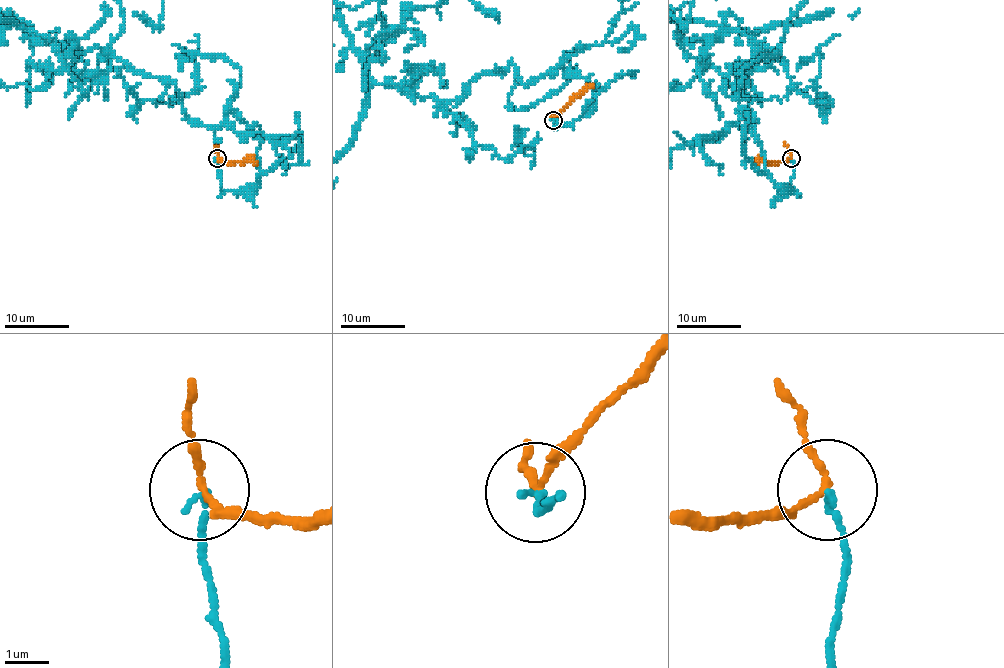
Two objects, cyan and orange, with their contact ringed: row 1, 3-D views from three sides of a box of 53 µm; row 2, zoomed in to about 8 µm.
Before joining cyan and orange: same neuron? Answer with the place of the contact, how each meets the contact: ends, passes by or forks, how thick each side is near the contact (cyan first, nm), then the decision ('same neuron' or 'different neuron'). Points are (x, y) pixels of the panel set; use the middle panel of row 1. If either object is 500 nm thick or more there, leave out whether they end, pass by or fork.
place (553, 120); cyan ends; orange passes by; calibres 140 and 130 nm; different neuron

